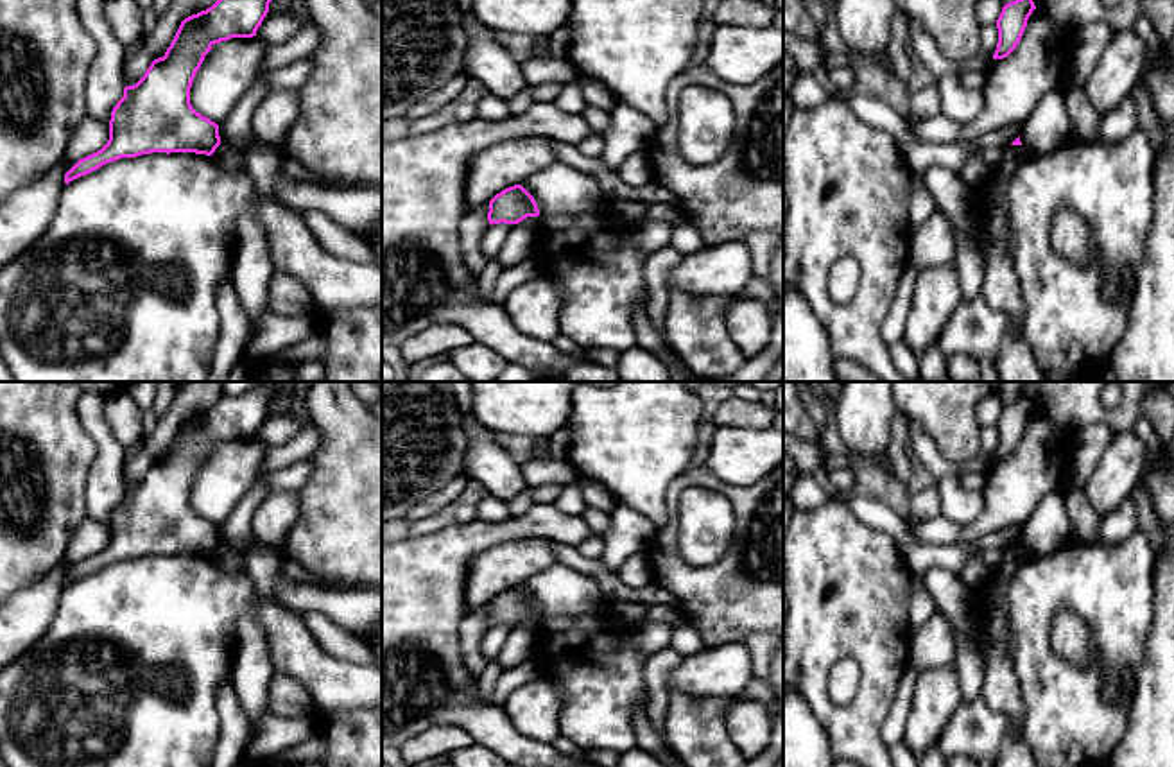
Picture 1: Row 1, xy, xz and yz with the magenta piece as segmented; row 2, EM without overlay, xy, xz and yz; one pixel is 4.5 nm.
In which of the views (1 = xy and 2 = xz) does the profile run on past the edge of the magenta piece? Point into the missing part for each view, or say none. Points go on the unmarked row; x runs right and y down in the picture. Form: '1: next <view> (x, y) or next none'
1: next none
2: next none

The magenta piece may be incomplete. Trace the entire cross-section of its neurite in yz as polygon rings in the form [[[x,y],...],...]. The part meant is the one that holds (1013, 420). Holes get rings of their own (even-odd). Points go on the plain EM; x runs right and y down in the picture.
[[[1029,396],[1002,409],[997,421],[998,444],[993,461],[1004,461],[1016,450],[1034,410],[1036,407]]]

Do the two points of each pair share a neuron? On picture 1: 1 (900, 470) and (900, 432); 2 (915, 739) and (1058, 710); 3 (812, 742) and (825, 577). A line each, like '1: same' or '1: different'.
1: same
2: different
3: different

